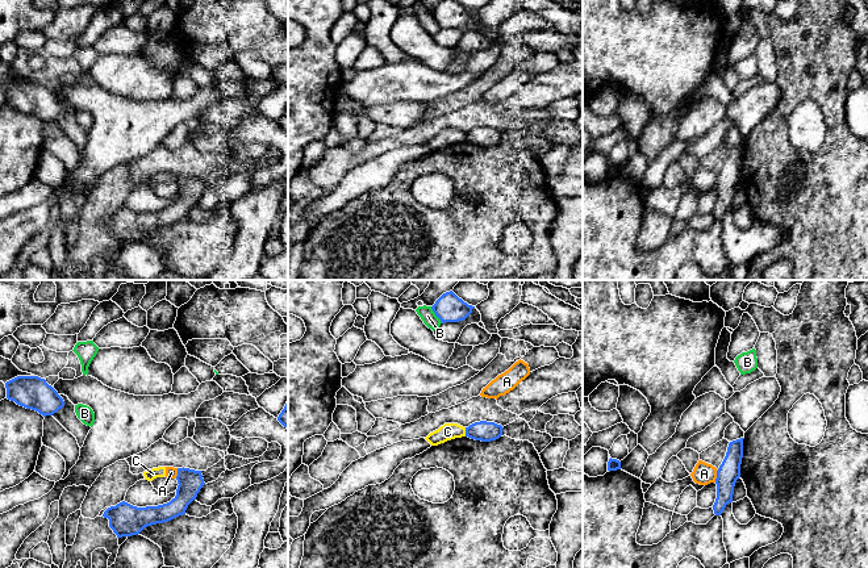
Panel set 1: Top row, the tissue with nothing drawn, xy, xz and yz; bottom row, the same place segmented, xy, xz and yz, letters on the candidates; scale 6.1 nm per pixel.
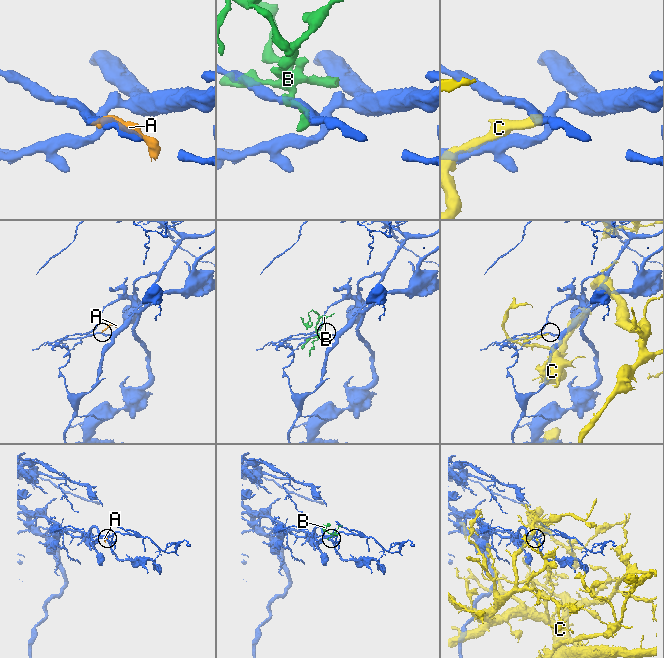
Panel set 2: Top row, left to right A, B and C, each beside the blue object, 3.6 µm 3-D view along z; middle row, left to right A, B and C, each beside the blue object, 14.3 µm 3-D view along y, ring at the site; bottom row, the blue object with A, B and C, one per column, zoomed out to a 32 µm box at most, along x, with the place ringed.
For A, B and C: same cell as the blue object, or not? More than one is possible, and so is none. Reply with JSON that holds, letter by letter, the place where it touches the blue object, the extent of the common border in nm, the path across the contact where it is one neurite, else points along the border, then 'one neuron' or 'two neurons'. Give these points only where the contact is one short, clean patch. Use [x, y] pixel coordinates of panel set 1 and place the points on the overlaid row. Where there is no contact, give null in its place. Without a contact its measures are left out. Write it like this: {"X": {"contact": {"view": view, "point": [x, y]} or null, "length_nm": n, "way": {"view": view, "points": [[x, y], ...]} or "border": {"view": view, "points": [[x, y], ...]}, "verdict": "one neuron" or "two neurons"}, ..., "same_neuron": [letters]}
{"A": {"contact": {"view": "yz", "point": [717, 476]}, "length_nm": 80, "verdict": "two neurons"}, "B": {"contact": {"view": "xz", "point": [435, 314]}, "length_nm": 130, "verdict": "two neurons"}, "C": {"contact": {"view": "xz", "point": [466, 431]}, "length_nm": 60, "verdict": "two neurons"}, "same_neuron": []}

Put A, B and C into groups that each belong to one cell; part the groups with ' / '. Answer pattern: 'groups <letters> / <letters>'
groups A C / B

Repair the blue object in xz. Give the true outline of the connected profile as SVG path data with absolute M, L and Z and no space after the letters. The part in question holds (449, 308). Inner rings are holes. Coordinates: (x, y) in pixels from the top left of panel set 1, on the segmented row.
M452 291L443 293L431 306L442 323L463 321L472 313L473 308L459 298Z

